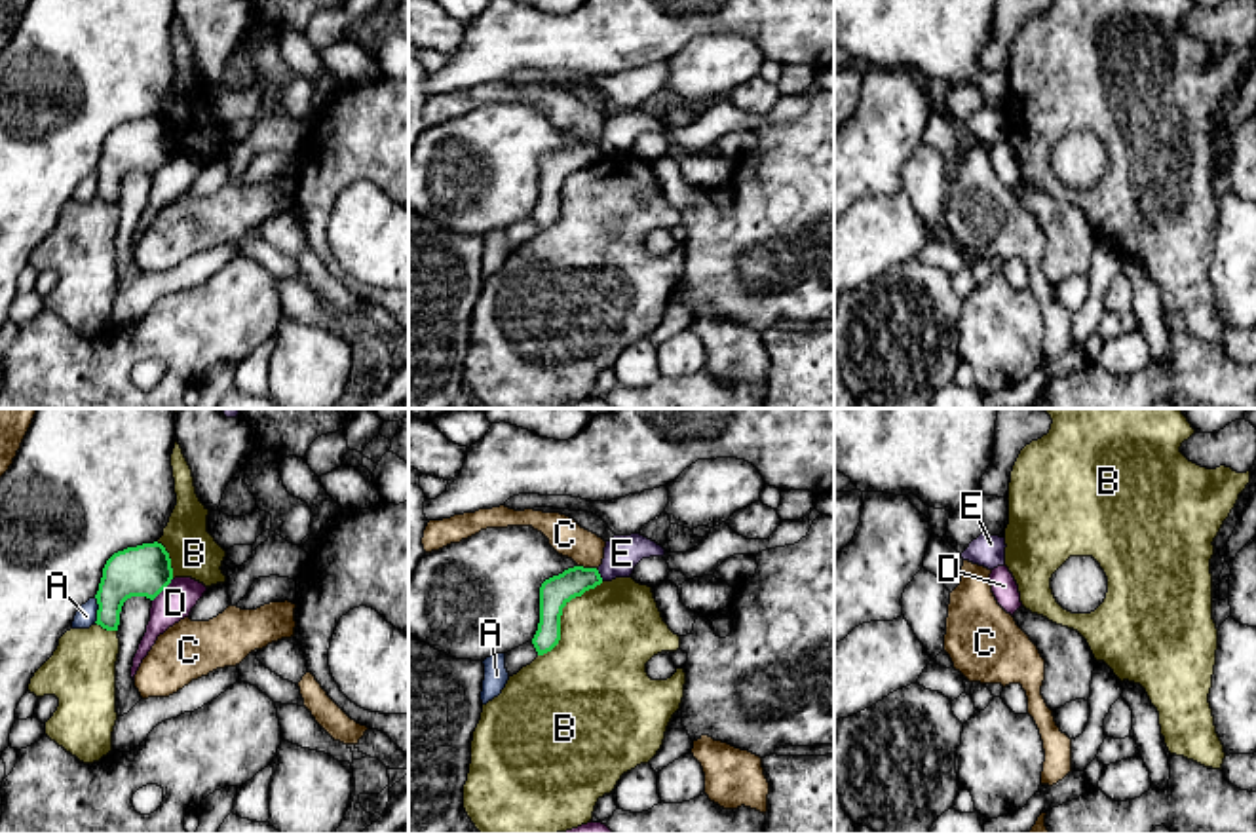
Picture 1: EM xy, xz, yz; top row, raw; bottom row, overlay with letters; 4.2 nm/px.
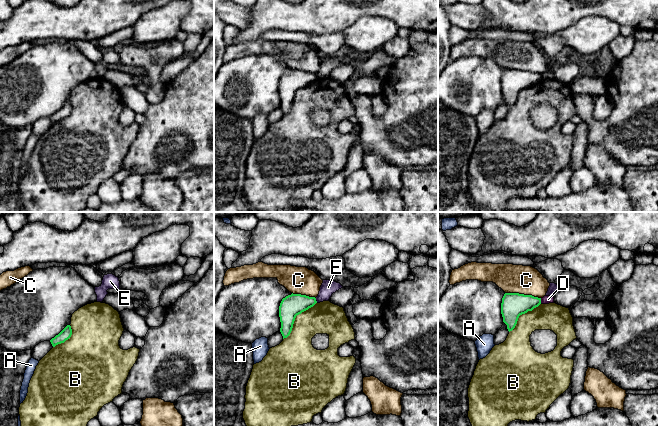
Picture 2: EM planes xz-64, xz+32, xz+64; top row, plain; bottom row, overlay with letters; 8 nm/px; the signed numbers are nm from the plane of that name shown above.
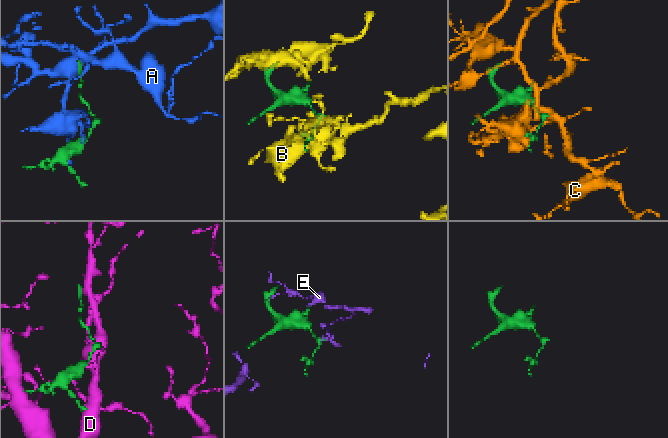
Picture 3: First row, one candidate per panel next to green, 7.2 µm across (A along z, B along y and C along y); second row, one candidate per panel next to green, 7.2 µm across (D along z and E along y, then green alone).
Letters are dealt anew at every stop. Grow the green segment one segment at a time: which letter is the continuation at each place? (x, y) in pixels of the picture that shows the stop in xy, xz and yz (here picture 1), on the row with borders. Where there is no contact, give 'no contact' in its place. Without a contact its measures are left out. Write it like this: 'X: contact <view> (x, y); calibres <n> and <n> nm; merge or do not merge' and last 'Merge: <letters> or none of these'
A: contact xy (97, 610); calibres 220 and 90 nm; do not merge
B: contact xz (561, 614); calibres 130 and 400 nm; do not merge
C: contact xz (588, 568); calibres 130 and 150 nm; do not merge
D: contact xy (164, 587); calibres 220 and 150 nm; do not merge
E: contact xz (599, 576); calibres 130 and 160 nm; do not merge
Merge: none of these

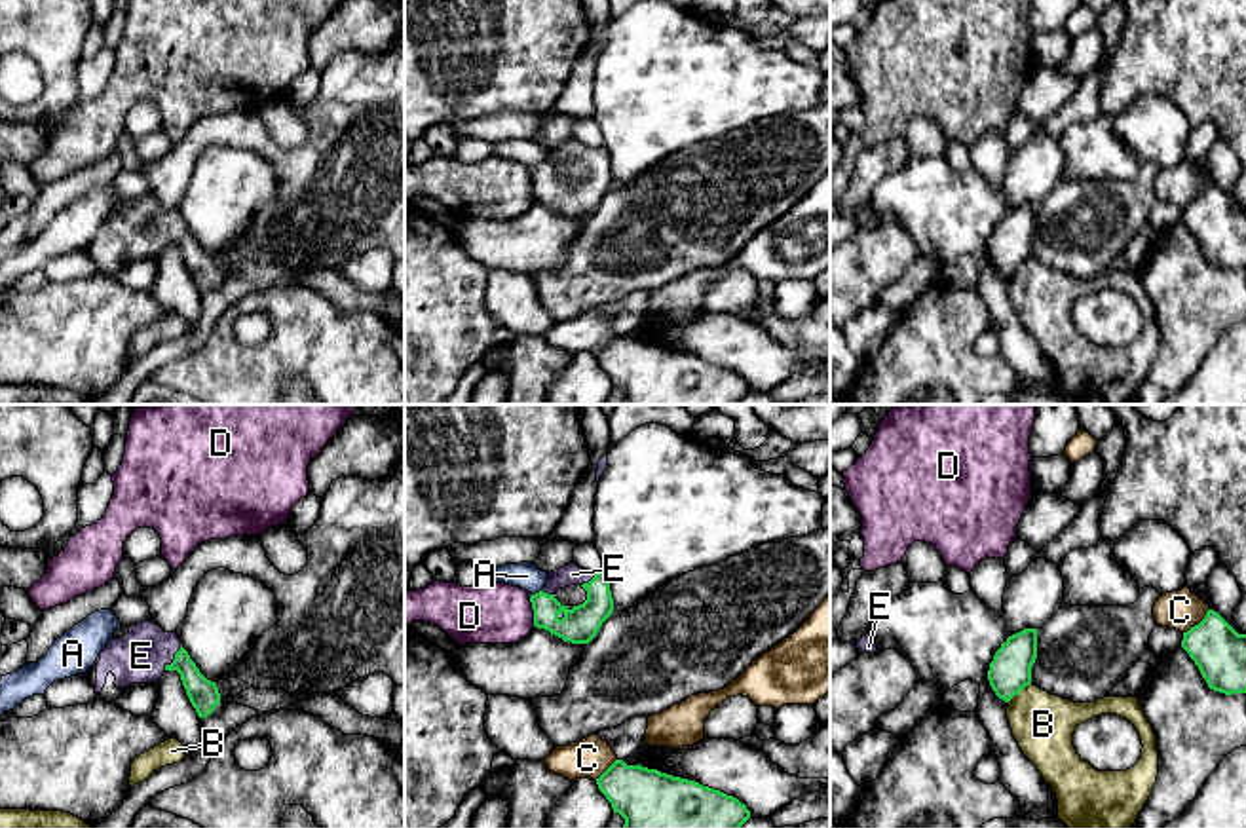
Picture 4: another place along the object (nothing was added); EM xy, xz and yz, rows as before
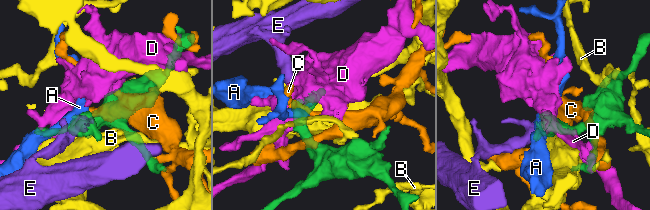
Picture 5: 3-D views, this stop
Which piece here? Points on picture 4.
A: contact xz (536, 593); calibres 160 and 120 nm; do not merge
B: contact yz (1019, 692); calibres 180 and 260 nm; do not merge
C: contact yz (1199, 623); calibres 220 and 170 nm; do not merge
D: contact xz (534, 614); calibres 160 and 260 nm; do not merge
E: contact xy (175, 658); calibres 130 and 220 nm; merge
Merge: E

